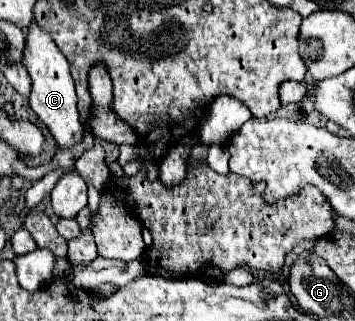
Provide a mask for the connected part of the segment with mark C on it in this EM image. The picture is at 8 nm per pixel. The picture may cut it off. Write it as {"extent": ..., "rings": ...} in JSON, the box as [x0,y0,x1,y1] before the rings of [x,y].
{"extent":[23,23,85,149],"rings":[[[35,23],[27,29],[27,35],[25,35],[23,65],[27,67],[27,71],[31,75],[31,83],[33,83],[31,97],[29,97],[31,109],[47,125],[47,129],[55,137],[57,145],[63,149],[69,149],[75,143],[81,143],[85,127],[79,121],[77,95],[75,95],[75,85],[71,79],[71,73],[69,73],[69,63],[67,63],[65,55],[57,49],[53,39],[49,35],[45,35]]]}

